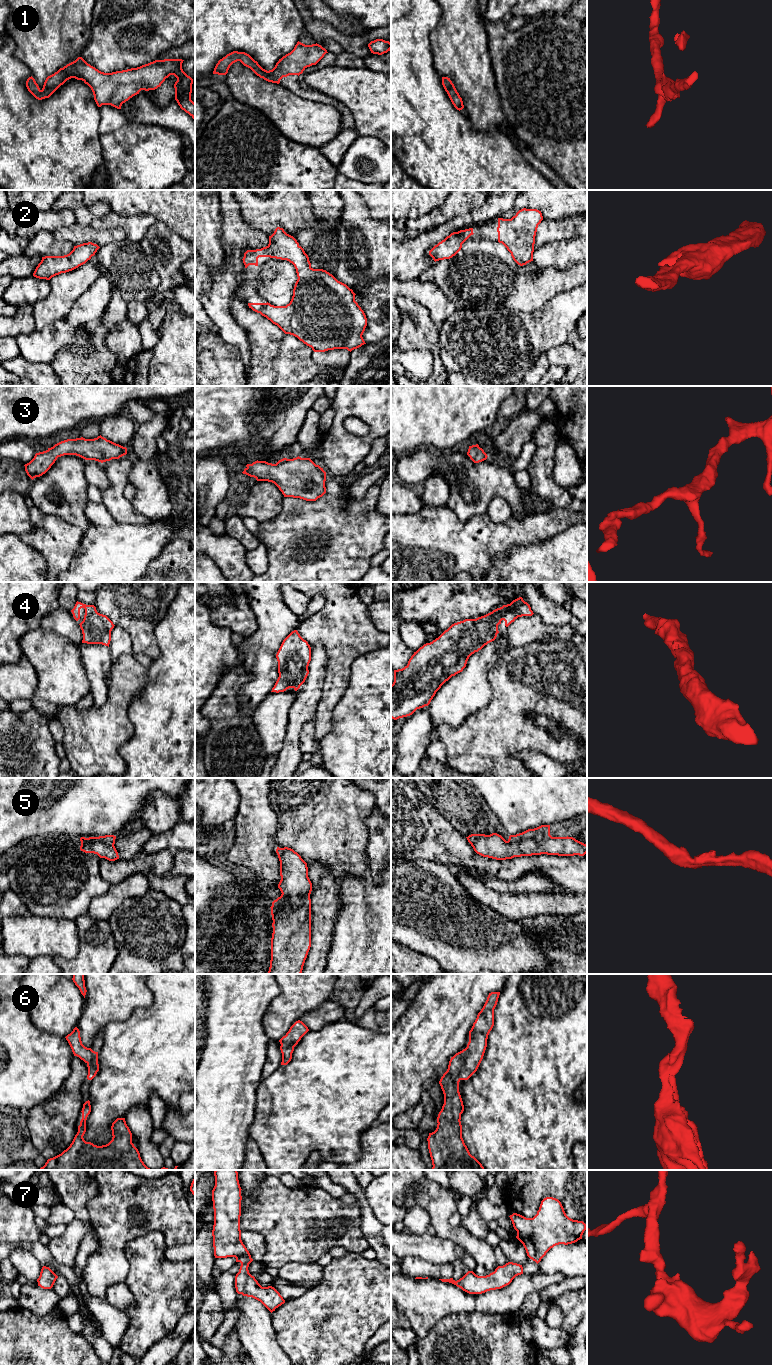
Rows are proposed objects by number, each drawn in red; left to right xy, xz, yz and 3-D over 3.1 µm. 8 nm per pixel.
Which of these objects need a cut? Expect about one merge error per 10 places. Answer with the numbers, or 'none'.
none

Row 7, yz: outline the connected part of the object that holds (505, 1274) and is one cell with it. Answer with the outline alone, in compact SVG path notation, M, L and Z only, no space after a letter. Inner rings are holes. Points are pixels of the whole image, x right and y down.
M508 1262L498 1266L494 1272L486 1276L478 1276L473 1271L468 1271L457 1281L453 1278L439 1280L452 1283L469 1294L482 1294L509 1285L516 1276L521 1274L523 1274L522 1265Z

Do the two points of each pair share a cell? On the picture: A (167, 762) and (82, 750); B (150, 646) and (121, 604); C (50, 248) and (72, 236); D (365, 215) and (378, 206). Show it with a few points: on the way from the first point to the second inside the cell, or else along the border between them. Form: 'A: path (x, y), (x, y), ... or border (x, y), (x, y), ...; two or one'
A: border (133, 735), (118, 749), (126, 767); two
B: path (142, 636), (140, 623), (131, 614); one
C: border (52, 232), (55, 238), (68, 242); two
D: border (363, 200), (369, 209), (370, 215), (375, 220); two

